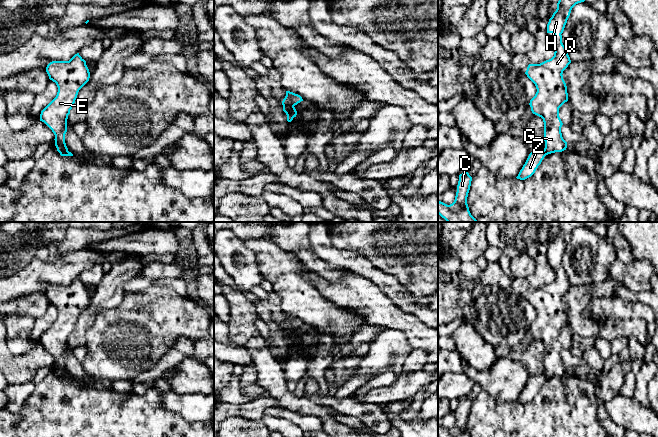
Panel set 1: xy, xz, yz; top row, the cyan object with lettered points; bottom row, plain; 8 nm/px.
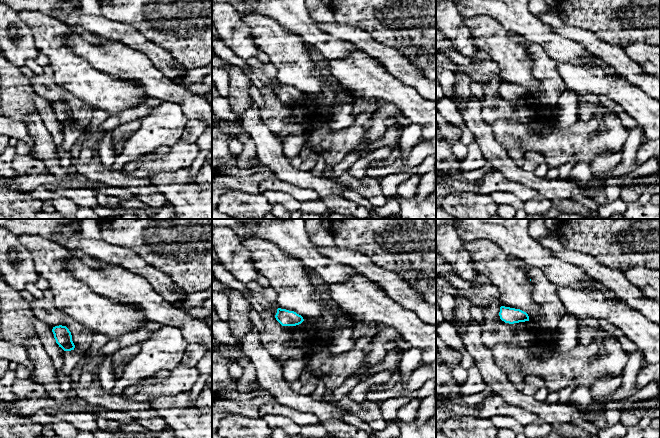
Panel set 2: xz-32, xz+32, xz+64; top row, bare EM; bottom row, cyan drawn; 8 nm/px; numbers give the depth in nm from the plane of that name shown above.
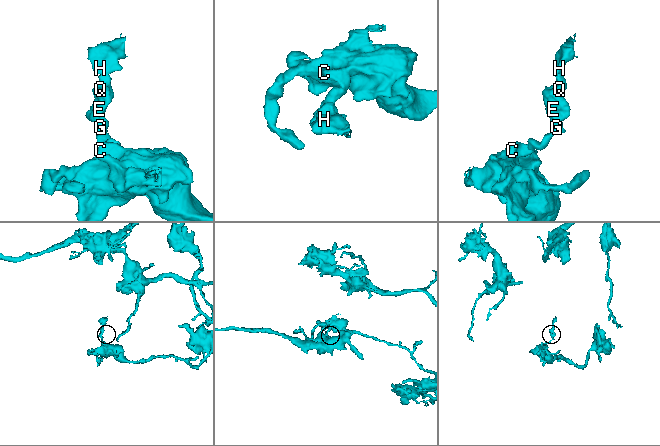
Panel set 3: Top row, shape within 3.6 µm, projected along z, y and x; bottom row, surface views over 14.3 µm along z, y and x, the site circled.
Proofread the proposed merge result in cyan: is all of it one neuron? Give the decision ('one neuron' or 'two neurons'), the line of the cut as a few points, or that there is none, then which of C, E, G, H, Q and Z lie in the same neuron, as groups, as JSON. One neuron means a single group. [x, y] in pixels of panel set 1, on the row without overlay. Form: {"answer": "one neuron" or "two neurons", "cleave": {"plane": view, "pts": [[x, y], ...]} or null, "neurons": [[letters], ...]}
{"answer": "two neurons", "cleave": {"plane": "xz", "pts": [[283, 328], [293, 331]]}, "neurons": [["C", "Z"], ["E", "G", "H", "Q"]]}

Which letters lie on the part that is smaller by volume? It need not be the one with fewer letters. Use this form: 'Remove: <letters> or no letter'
Remove: E, G, H, Q

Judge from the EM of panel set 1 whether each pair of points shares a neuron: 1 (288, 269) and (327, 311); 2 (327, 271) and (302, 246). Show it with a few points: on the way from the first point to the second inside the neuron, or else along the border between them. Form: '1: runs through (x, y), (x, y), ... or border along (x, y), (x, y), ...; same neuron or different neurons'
1: runs through (292, 280), (316, 304); same neuron
2: runs through (320, 266), (306, 253); same neuron

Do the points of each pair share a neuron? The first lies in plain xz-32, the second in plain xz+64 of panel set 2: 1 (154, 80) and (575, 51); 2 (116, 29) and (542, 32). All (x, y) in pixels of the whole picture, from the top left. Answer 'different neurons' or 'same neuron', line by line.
1: different neurons
2: different neurons

